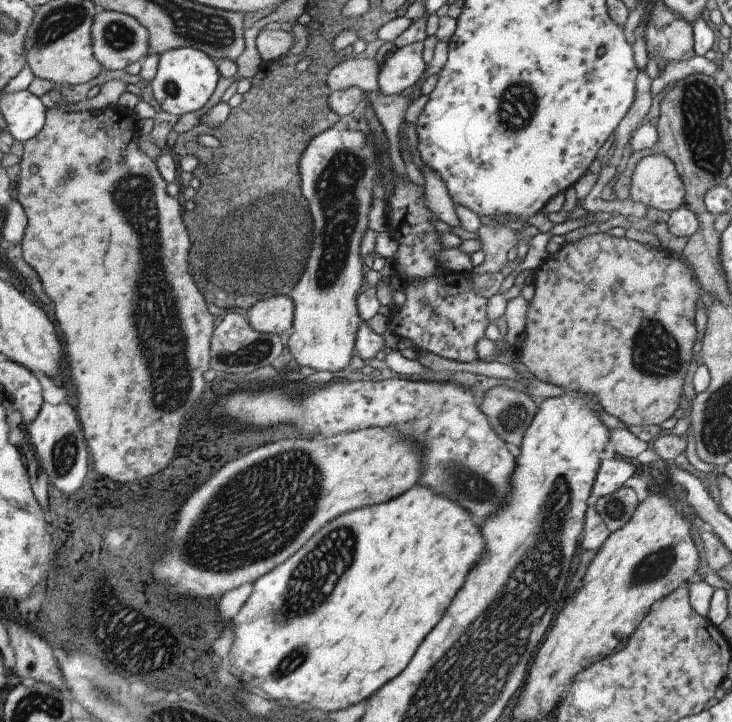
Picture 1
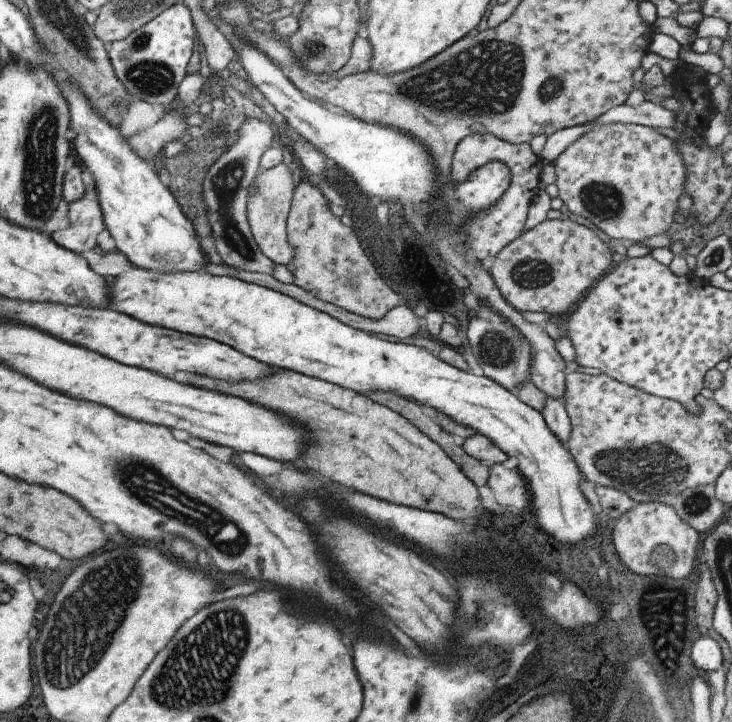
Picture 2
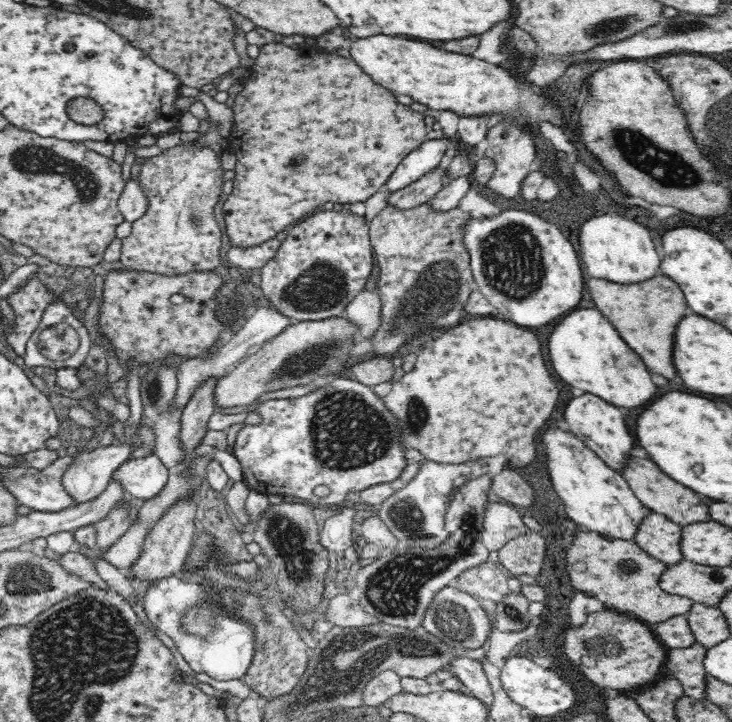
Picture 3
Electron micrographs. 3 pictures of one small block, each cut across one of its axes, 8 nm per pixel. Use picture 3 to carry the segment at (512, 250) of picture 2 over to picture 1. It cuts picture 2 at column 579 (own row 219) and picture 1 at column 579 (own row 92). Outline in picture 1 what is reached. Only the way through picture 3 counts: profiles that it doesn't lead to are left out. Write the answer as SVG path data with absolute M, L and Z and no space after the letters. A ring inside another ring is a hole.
M607 233L586 235L576 242L563 243L554 253L548 254L542 265L533 272L534 293L527 301L524 326L517 347L519 347L519 360L521 364L533 374L534 378L559 386L573 393L582 393L593 397L602 410L617 418L625 428L627 426L653 426L666 418L671 417L678 408L679 396L682 394L681 386L688 379L693 368L691 348L695 344L695 302L699 298L700 286L692 267L682 259L669 255L667 250L660 251L644 244L627 240L625 237L617 238Z

